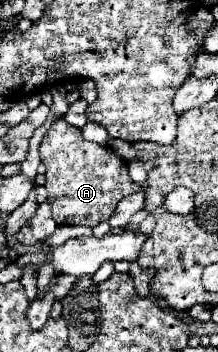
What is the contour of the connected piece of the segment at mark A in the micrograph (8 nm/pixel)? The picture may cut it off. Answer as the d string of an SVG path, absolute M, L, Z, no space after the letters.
M57 120L45 134L41 142L41 162L47 166L47 200L53 206L57 224L95 226L101 220L109 220L115 206L125 196L139 190L139 186L131 182L127 174L127 162L119 158L113 148L83 140L81 130L65 120Z

